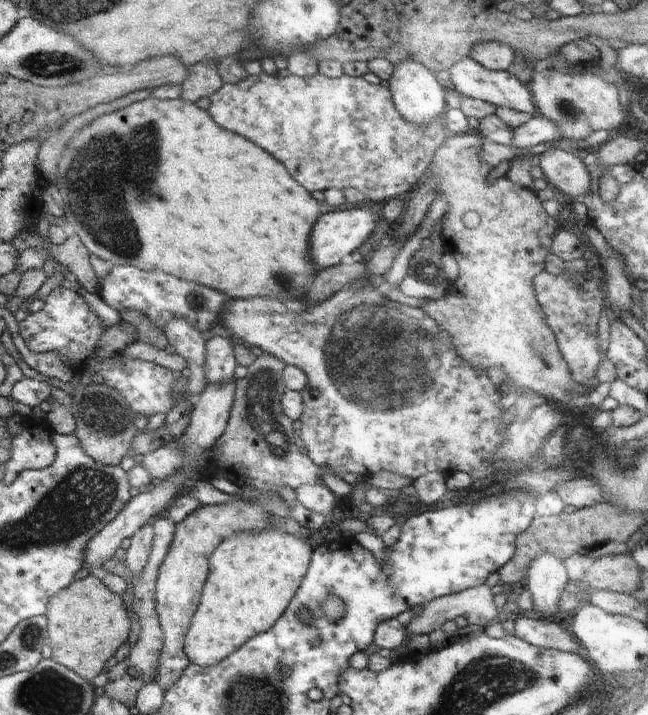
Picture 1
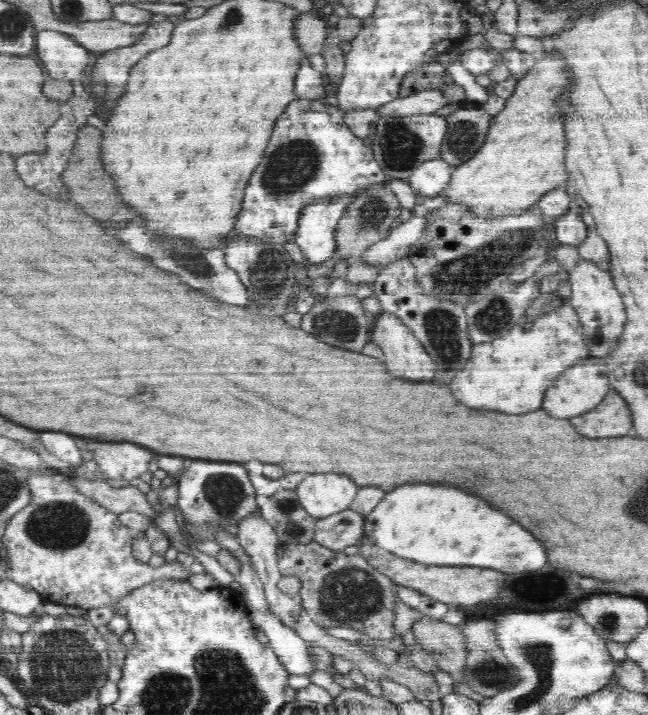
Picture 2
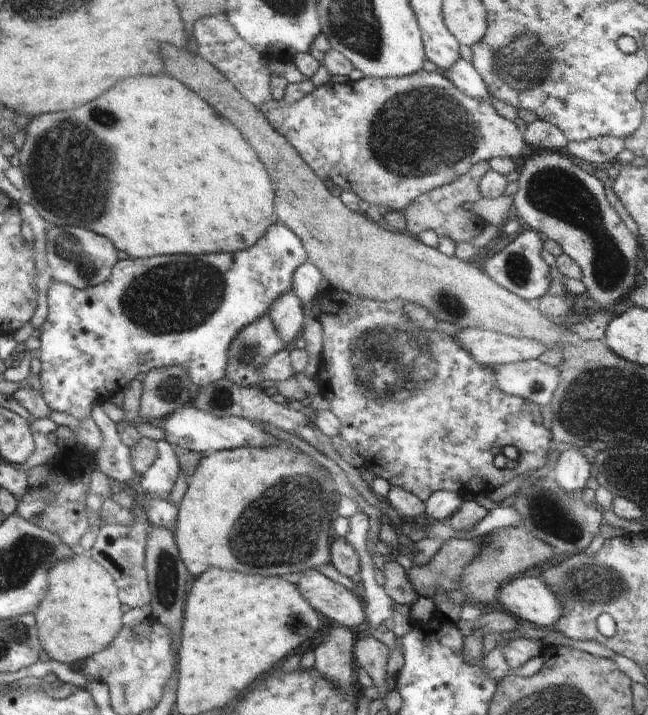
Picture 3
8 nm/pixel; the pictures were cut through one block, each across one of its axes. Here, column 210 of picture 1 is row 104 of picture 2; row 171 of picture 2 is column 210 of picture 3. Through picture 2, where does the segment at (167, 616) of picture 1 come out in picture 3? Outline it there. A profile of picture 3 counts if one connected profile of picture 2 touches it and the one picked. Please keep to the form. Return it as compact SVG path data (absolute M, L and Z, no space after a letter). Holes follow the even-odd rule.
M283 441L282 445L270 449L245 447L209 453L201 458L188 483L189 488L179 504L173 538L180 559L193 578L211 567L282 577L329 563L328 540L342 495L336 490L329 471L292 444Z

